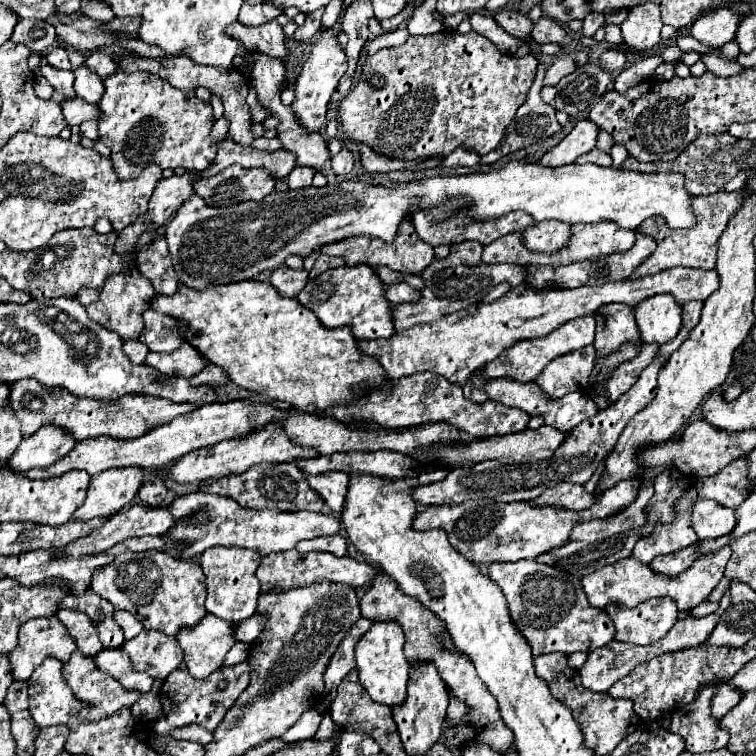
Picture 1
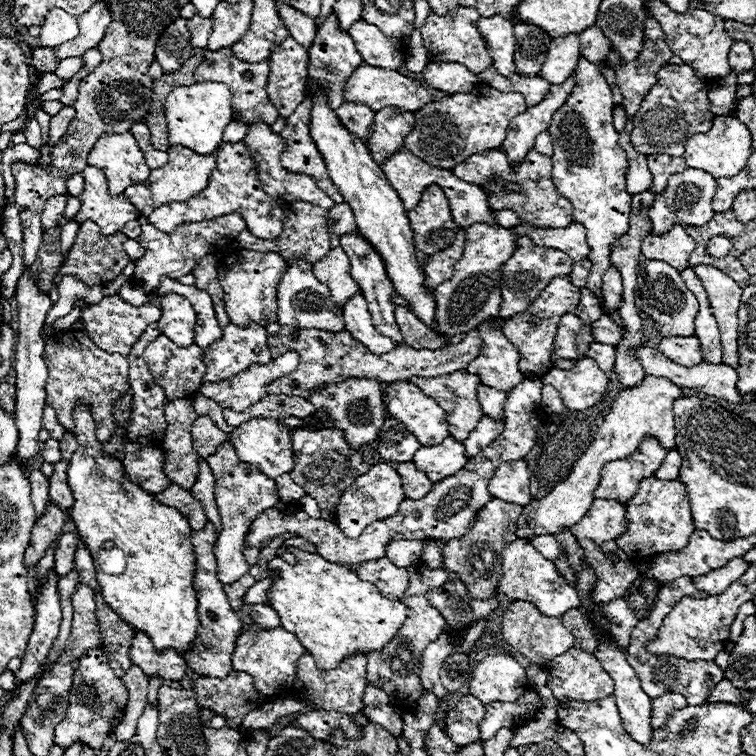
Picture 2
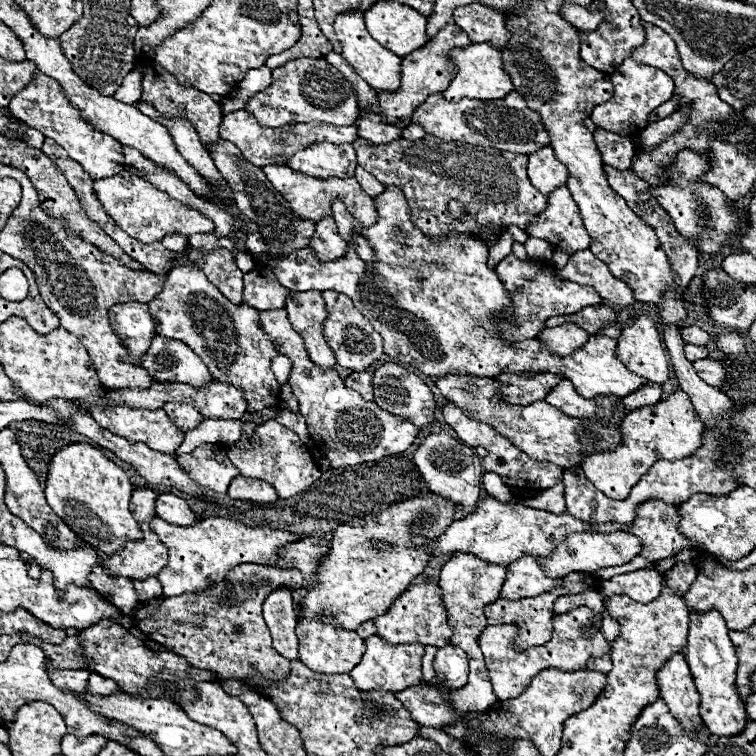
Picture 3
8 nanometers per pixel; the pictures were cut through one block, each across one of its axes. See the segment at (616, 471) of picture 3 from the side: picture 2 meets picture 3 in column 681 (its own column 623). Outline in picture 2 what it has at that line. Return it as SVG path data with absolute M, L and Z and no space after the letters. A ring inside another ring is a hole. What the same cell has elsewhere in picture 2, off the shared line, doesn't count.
M646 376L638 386L630 390L622 390L620 396L614 400L592 444L586 448L584 456L572 466L572 472L564 478L564 482L560 482L548 496L540 500L532 500L528 506L524 506L522 516L518 518L516 536L518 538L546 536L546 534L556 534L562 528L570 528L578 524L580 518L592 506L592 500L594 500L592 492L594 492L594 486L598 486L600 482L602 466L606 466L612 460L622 460L634 454L646 436L654 436L664 448L674 450L676 428L674 428L674 416L672 416L672 402L678 396L682 396L682 392L676 384L656 376Z

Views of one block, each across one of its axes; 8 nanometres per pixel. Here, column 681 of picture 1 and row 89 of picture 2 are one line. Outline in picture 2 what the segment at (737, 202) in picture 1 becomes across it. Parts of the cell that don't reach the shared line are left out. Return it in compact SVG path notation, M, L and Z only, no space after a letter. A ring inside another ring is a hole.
M222 48L218 52L206 52L202 64L196 68L194 72L194 80L210 80L210 82L222 82L230 88L232 92L232 108L234 108L234 120L242 120L246 124L274 124L274 120L278 118L278 112L274 108L274 104L270 104L268 100L268 92L266 92L266 82L268 82L268 74L270 74L270 62L244 62L238 60L230 48Z

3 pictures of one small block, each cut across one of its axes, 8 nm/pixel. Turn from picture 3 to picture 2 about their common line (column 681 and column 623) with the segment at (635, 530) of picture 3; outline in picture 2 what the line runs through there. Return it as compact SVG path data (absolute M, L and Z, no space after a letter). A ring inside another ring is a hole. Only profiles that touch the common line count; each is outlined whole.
M654 476L638 482L634 498L626 502L628 530L616 538L616 546L632 556L652 556L666 550L680 550L688 544L690 534L696 530L692 524L690 500L686 486L680 480L658 480Z

